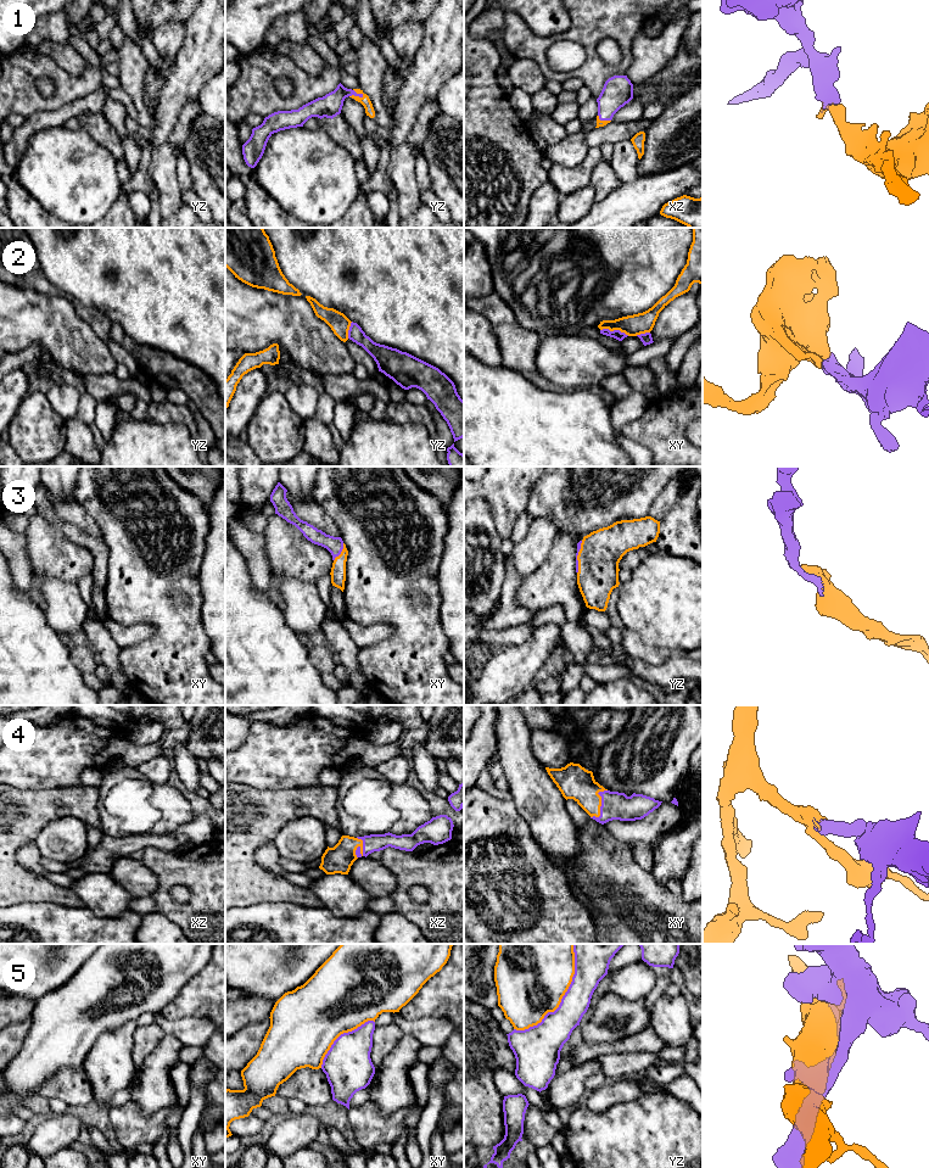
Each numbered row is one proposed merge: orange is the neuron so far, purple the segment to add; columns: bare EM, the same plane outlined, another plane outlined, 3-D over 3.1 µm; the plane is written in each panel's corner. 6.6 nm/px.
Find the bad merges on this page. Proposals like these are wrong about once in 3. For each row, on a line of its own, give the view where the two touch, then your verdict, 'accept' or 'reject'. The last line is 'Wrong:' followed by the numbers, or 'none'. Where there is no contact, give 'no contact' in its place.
1: contact in yz; accept
2: contact in xy; reject
3: contact in xy; accept
4: contact in xz; accept
5: contact in yz; reject
Wrong: 2, 5

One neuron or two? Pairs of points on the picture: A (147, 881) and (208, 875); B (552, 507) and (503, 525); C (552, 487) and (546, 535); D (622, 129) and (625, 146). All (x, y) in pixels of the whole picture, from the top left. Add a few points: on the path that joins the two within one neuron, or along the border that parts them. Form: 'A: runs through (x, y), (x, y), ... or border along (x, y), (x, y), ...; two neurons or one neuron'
A: border along (139, 860), (157, 878), (157, 888), (150, 895); two neurons
B: border along (536, 482), (525, 509); two neurons
C: border along (532, 519), (549, 518), (559, 531); two neurons
D: border along (630, 138), (621, 139), (614, 144); two neurons

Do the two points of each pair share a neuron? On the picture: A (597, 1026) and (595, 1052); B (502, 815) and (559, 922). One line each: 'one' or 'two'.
A: two
B: one

